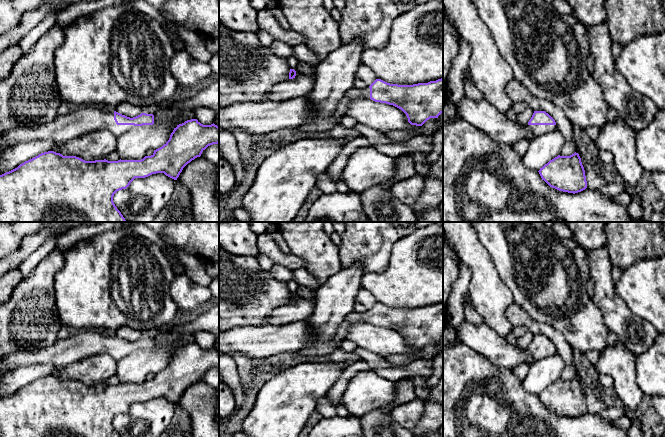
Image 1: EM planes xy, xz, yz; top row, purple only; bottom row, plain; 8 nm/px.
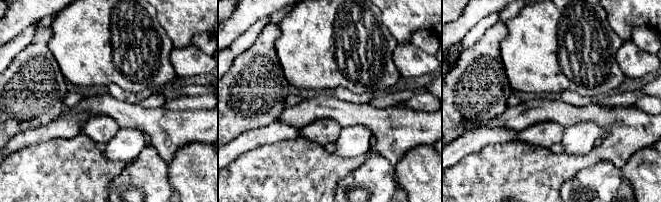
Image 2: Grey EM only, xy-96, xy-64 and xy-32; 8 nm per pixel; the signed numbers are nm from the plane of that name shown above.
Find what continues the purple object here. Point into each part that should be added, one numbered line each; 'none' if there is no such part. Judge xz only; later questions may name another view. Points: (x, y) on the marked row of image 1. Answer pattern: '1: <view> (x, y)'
1: xz (354, 92)

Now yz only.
1: yz (537, 130)

